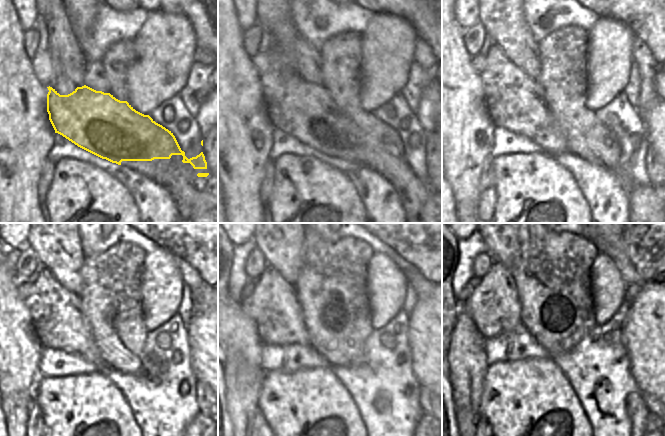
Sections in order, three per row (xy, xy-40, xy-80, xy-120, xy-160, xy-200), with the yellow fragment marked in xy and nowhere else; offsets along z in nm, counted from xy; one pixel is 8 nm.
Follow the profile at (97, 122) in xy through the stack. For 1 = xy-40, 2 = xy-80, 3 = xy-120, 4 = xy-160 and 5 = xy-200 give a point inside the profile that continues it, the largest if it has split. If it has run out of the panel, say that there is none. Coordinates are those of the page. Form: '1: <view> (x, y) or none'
1: xy-40 (306, 111)
2: xy-80 (514, 101)
3: xy-120 (59, 322)
4: xy-160 (273, 306)
5: xy-200 (494, 306)

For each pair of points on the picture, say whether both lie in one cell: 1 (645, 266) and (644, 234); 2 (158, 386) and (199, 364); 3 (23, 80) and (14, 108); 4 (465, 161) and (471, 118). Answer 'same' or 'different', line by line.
1: same
2: different
3: same
4: same

